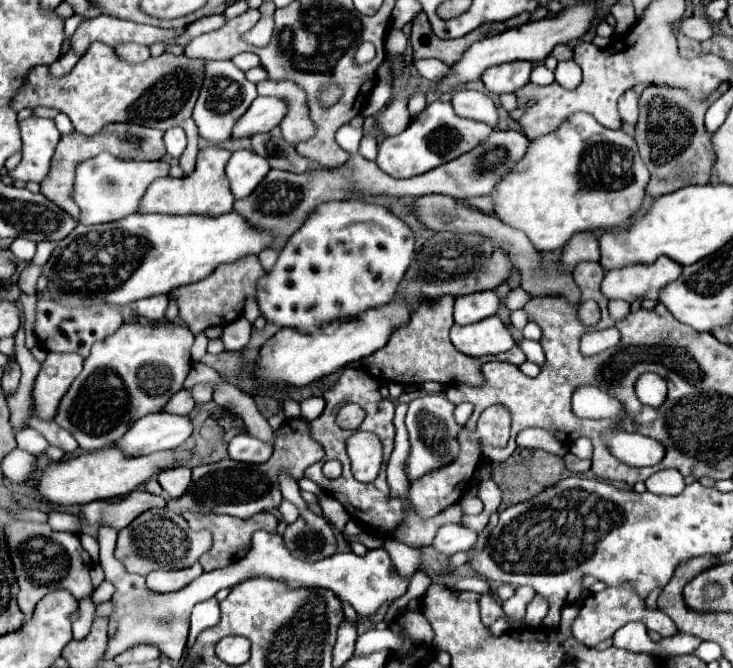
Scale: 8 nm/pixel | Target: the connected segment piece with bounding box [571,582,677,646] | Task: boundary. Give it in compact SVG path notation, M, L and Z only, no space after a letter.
M625 582L621 586L607 586L603 592L585 600L585 604L579 612L579 618L575 618L575 622L571 626L571 632L585 646L597 646L601 640L611 638L621 626L625 626L629 622L643 622L647 626L647 630L653 630L653 632L661 634L663 638L677 634L675 622L665 612L661 612L659 608L649 610L645 604L645 598L641 598L629 582Z

